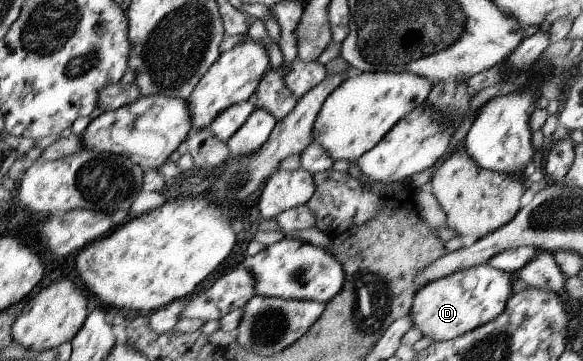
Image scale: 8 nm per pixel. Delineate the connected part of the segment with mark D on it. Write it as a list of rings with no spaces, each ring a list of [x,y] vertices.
[[[480,264],[443,278],[431,281],[415,291],[410,308],[410,319],[422,336],[433,342],[454,339],[498,317],[512,295],[511,272],[495,270]]]

